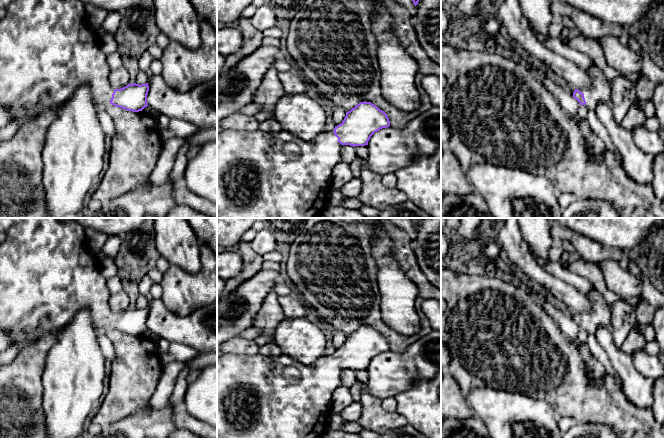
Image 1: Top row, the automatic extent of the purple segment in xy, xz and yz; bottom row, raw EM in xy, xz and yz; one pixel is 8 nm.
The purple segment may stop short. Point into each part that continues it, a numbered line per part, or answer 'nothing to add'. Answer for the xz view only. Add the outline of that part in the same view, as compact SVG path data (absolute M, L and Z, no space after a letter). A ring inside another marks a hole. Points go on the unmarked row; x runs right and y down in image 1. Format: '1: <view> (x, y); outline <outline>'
1: xz (258, 396); outline M258 353L222 355L217 359L217 438L322 438L328 429L332 394L341 385L341 371L333 355L323 355L311 365L301 364L287 355L264 356Z

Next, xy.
1: xy (48, 272); outline M21 218L20 222L12 226L7 232L6 232L6 239L4 242L0 243L0 330L6 332L10 338L10 344L18 344L21 347L21 351L24 349L29 348L32 346L40 337L44 336L47 333L51 333L55 335L57 332L65 328L73 319L73 317L82 309L87 309L90 312L90 315L92 317L93 325L96 329L104 328L108 330L110 328L110 324L112 322L112 318L114 316L114 313L111 311L109 307L109 298L111 296L111 292L107 286L106 278L101 274L101 262L96 258L96 252L89 246L85 229L78 224L76 221L74 221L72 218Z

